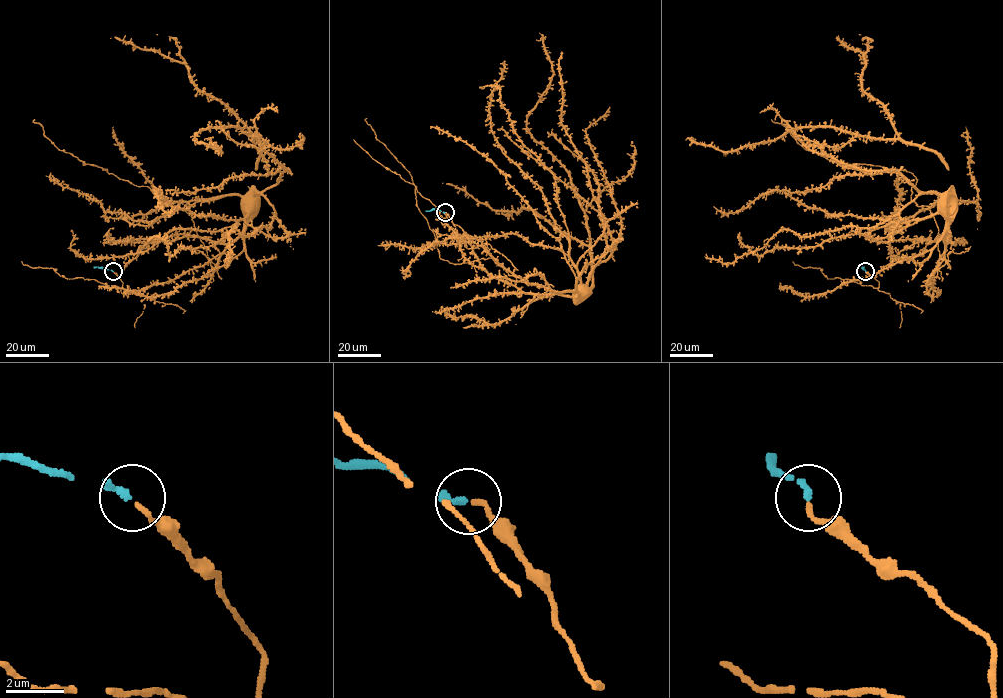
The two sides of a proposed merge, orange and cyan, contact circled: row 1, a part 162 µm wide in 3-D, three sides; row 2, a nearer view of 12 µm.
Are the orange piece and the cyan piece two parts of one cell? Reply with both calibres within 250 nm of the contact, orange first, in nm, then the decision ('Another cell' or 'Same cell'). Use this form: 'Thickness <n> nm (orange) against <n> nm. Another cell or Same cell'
Thickness 160 nm (orange) against 190 nm. Same cell

